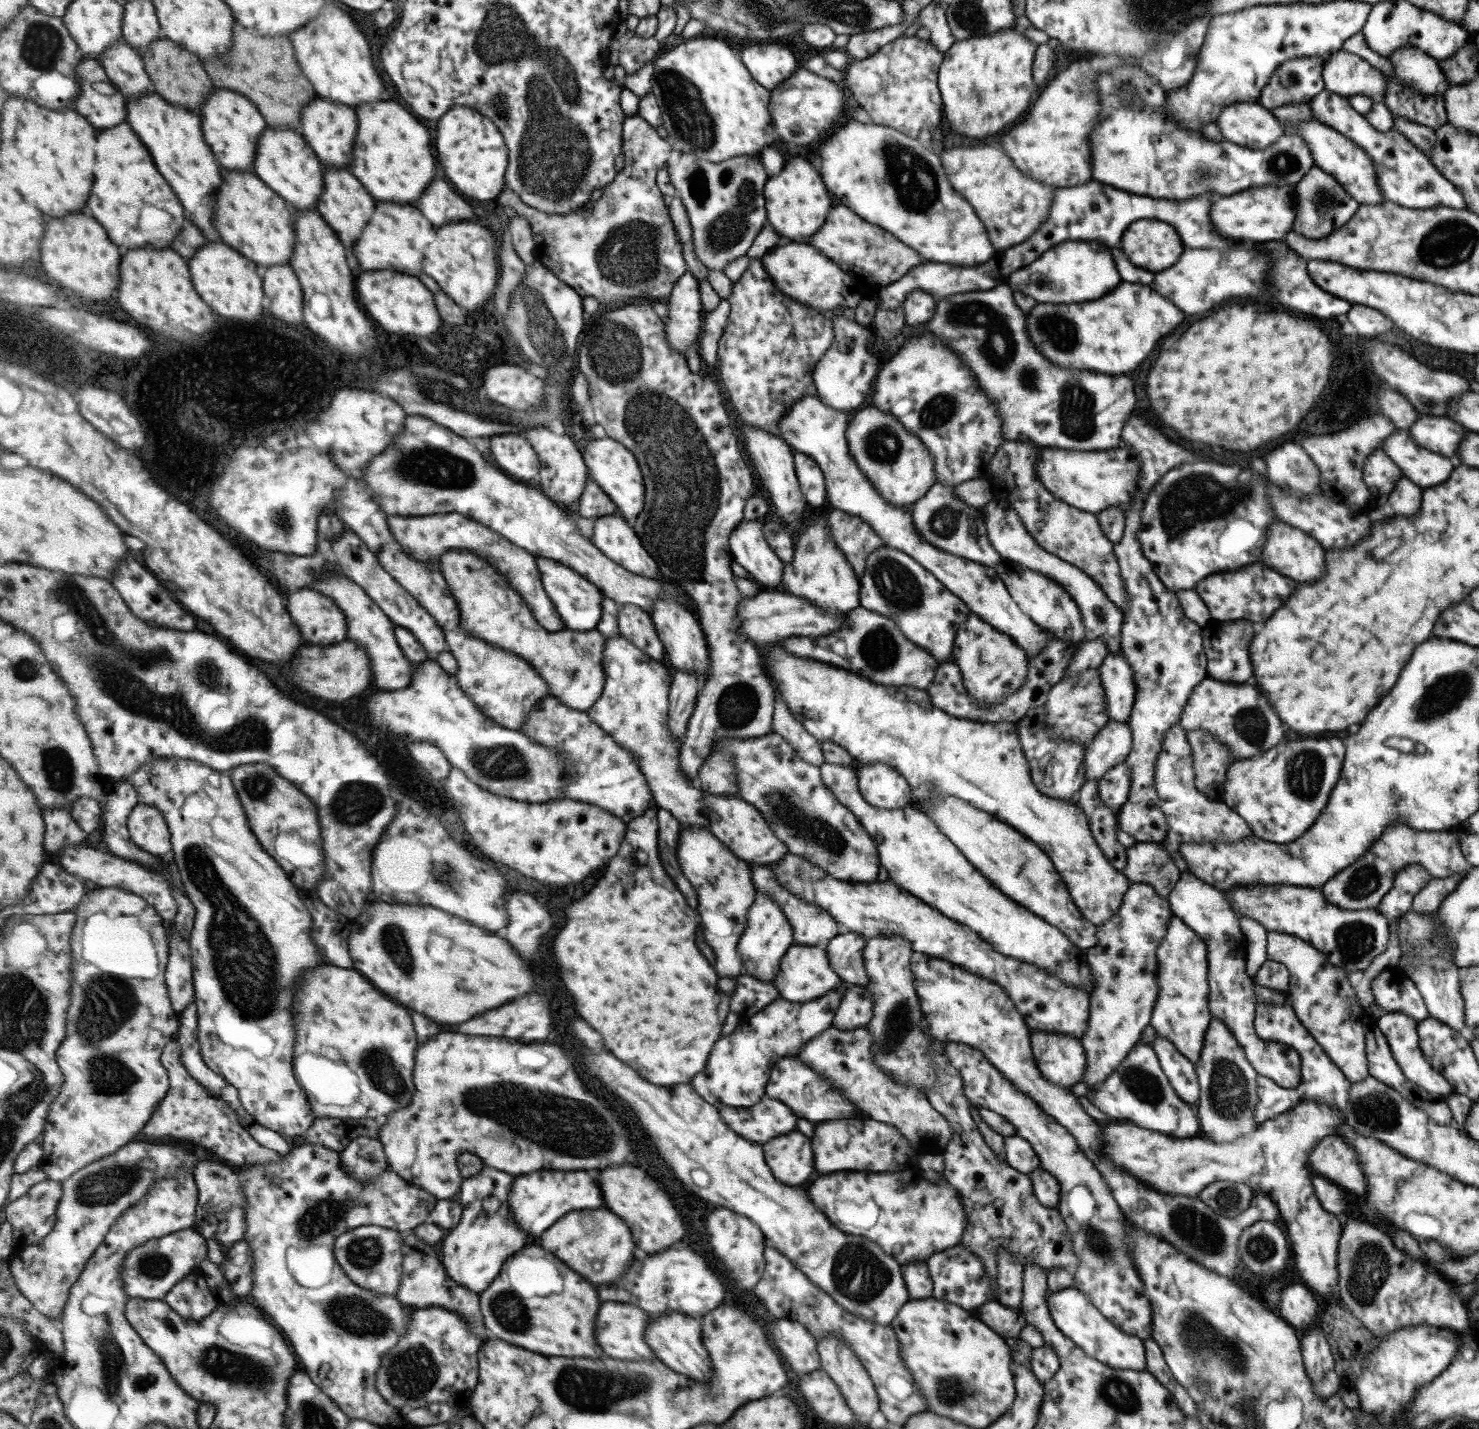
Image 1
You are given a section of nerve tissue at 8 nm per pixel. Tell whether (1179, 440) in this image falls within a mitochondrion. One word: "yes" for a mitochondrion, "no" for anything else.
no

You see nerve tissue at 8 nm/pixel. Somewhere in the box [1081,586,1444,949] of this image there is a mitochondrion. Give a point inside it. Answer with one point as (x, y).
(1305, 772)

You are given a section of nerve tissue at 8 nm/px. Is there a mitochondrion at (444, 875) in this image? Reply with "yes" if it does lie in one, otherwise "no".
yes

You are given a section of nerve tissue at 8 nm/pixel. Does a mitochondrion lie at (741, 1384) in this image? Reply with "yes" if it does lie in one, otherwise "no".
no

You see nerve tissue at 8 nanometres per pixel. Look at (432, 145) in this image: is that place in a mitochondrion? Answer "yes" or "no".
no

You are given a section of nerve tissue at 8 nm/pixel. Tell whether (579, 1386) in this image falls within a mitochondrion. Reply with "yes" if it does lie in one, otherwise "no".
yes

